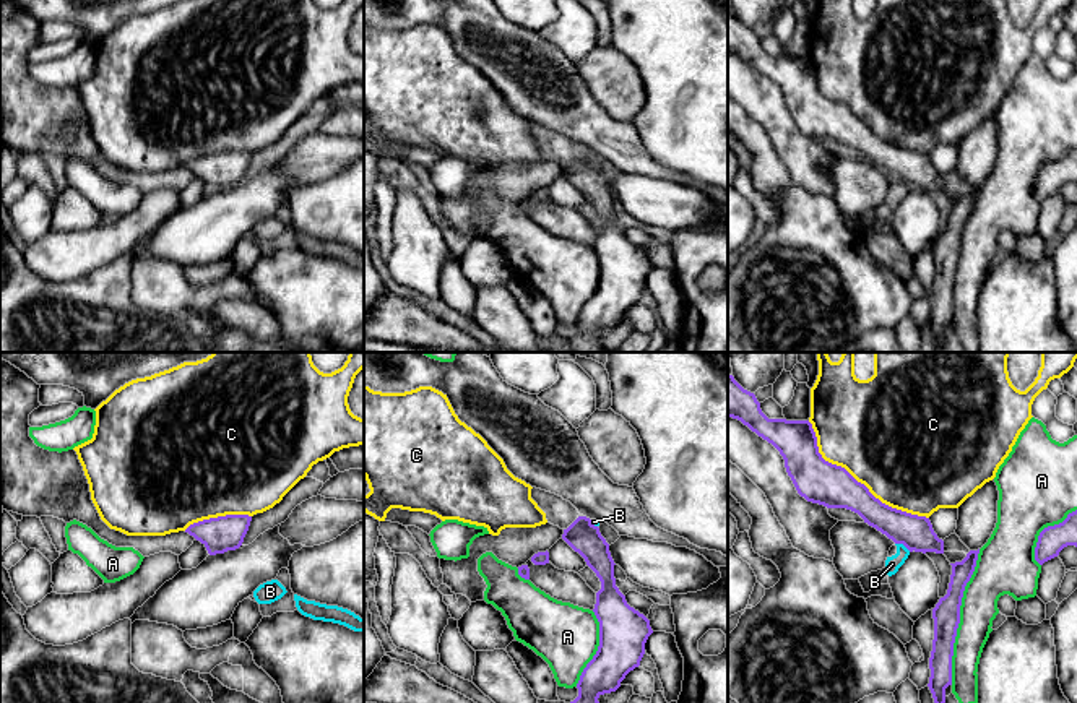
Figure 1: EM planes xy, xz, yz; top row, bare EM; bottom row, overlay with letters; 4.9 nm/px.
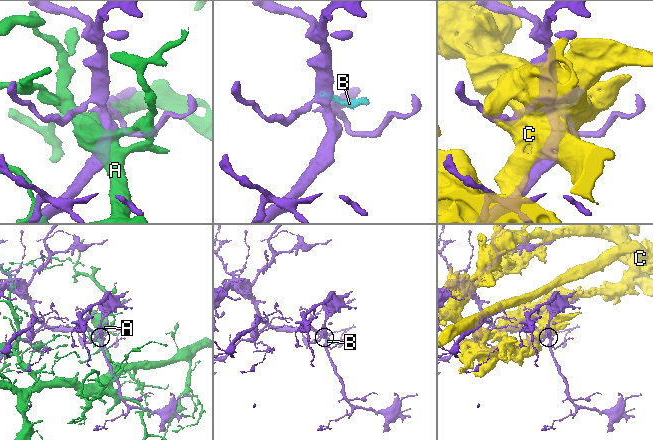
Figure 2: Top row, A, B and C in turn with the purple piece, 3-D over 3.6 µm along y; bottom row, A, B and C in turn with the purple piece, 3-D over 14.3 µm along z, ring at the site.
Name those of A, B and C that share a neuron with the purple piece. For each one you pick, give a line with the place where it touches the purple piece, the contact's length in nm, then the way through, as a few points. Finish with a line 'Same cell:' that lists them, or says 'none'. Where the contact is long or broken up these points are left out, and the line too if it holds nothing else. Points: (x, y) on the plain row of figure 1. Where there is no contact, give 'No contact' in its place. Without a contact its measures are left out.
Same cell: none

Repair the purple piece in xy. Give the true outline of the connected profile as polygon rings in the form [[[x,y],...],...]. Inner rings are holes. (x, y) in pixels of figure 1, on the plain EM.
[[[226,151],[193,159],[185,169],[200,177],[210,192],[216,192],[239,185],[250,157],[249,151]]]

